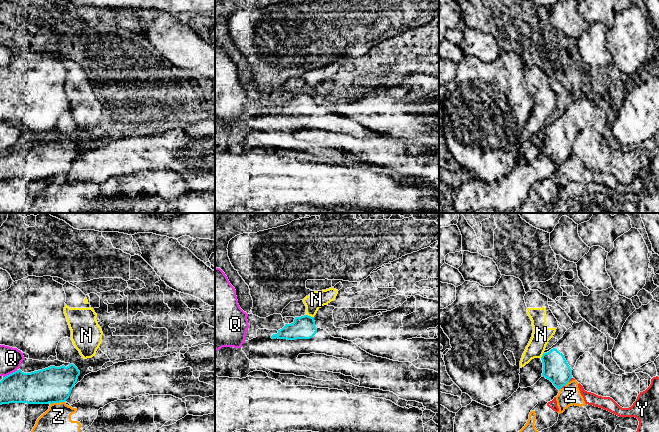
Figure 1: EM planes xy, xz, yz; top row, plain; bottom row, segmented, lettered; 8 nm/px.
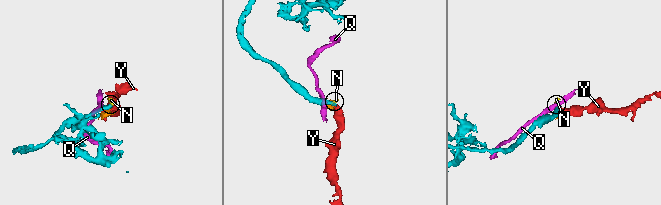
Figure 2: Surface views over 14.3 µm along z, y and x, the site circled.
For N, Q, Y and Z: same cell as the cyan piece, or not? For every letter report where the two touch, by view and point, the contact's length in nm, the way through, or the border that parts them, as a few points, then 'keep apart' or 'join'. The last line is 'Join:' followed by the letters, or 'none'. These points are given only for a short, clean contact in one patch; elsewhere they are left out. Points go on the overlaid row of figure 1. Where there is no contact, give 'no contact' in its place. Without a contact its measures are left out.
N: contact xz (310, 316); length 70 nm; border xz (306, 314), (313, 317); keep apart
Q: contact xy (11, 373); length 130 nm; border xy (17, 370), (3, 377); keep apart
Y: contact yz (562, 386); length 50 nm; border yz (564, 385), (560, 388); keep apart
Z: contact xy (57, 402); length 120 nm; keep apart
Join: none

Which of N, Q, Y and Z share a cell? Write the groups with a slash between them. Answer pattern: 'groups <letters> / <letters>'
groups N / Q / Y Z

